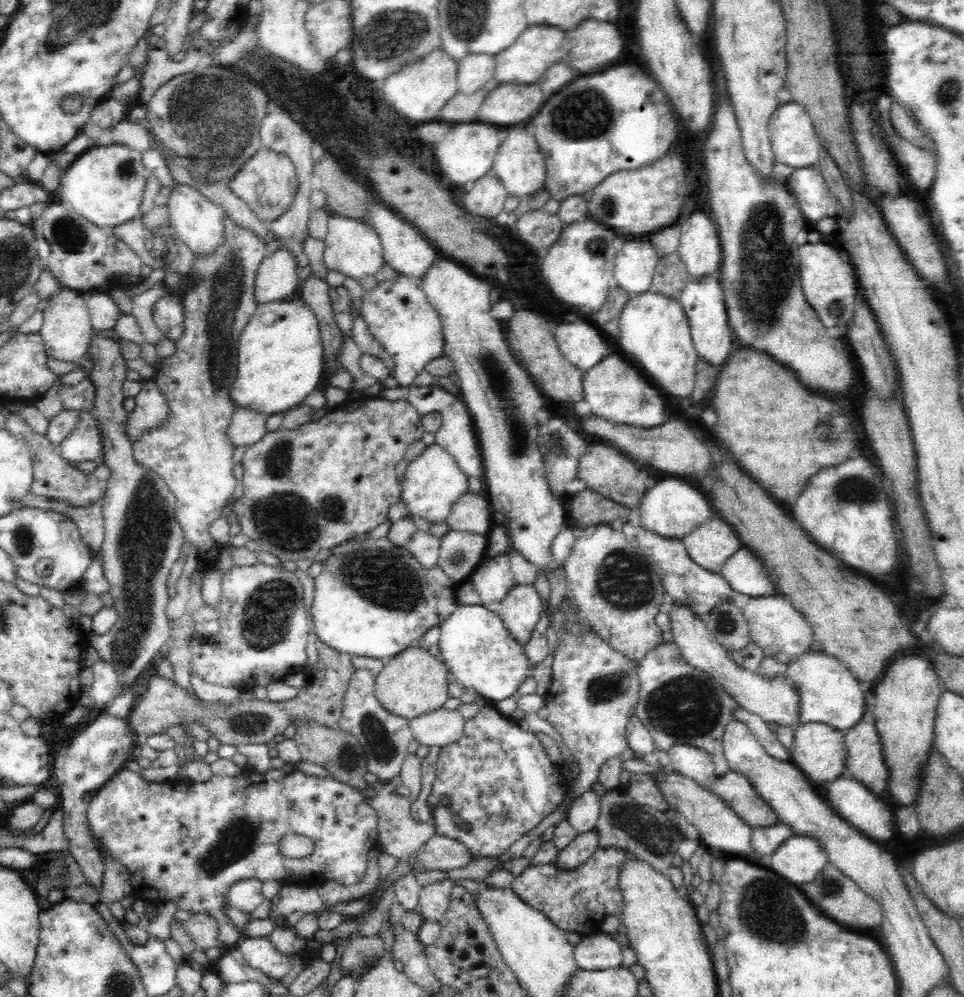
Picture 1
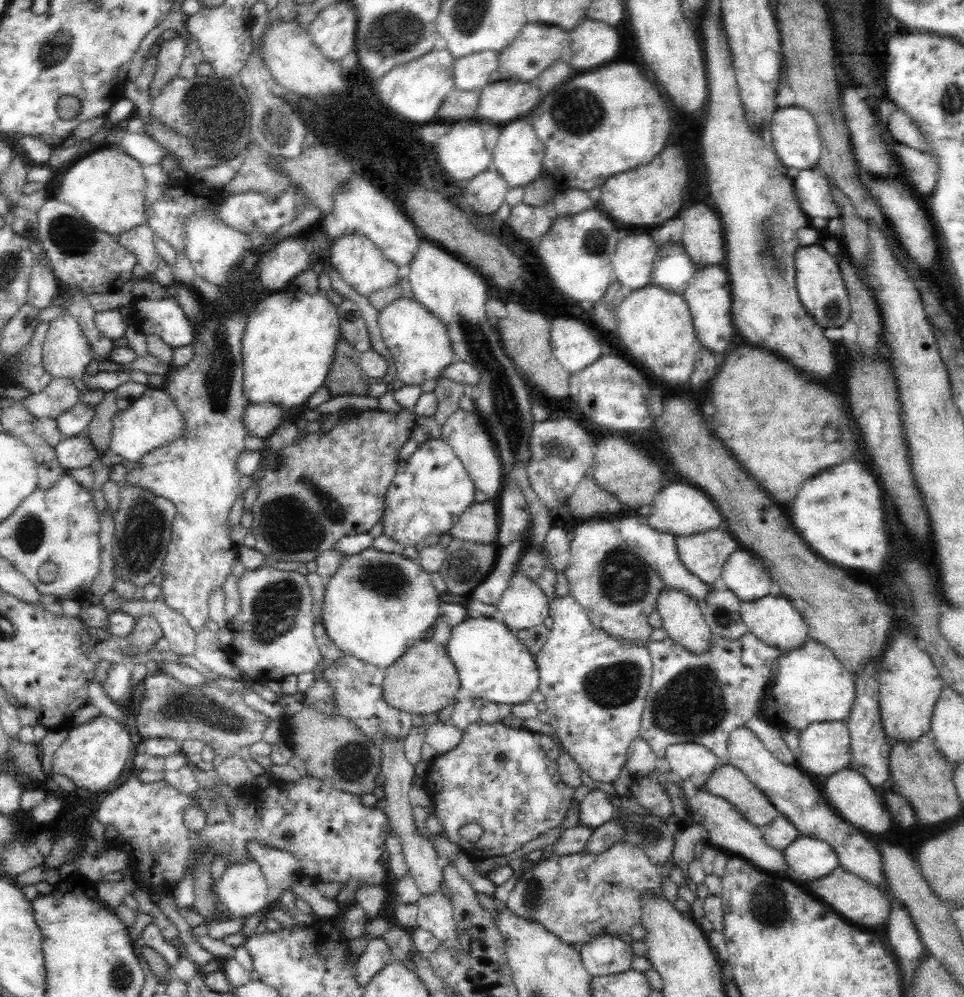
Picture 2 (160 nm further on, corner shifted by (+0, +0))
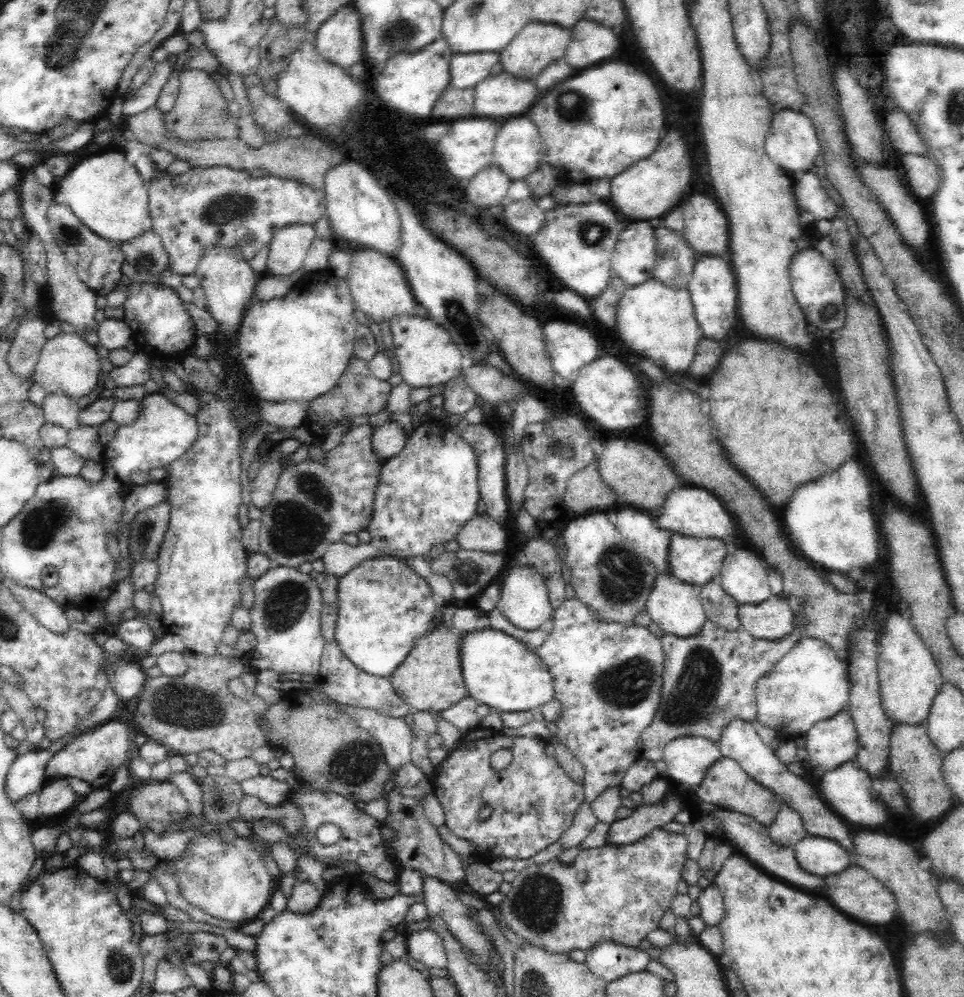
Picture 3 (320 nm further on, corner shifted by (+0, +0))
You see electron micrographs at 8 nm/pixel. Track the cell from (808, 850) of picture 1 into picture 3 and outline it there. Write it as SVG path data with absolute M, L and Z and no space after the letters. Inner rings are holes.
M808 835L793 847L800 866L810 874L828 877L851 865L851 853L829 838Z

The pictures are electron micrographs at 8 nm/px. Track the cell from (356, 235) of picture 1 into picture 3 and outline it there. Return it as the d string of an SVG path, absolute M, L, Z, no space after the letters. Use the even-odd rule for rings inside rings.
M358 246L358 249L353 249L352 253L346 279L356 309L364 312L372 322L377 324L389 323L392 317L416 315L418 302L414 298L402 267L394 258L372 249L370 246Z

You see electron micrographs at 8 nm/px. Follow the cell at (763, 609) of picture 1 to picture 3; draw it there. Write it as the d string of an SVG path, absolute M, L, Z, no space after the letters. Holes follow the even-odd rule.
M772 596L757 605L739 604L741 627L754 638L782 638L794 628L794 613L785 596Z

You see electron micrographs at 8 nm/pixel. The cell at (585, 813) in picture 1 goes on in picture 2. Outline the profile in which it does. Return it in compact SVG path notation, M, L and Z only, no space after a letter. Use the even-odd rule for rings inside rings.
M591 789L580 804L579 824L595 829L612 819L615 811L611 799L602 789Z

